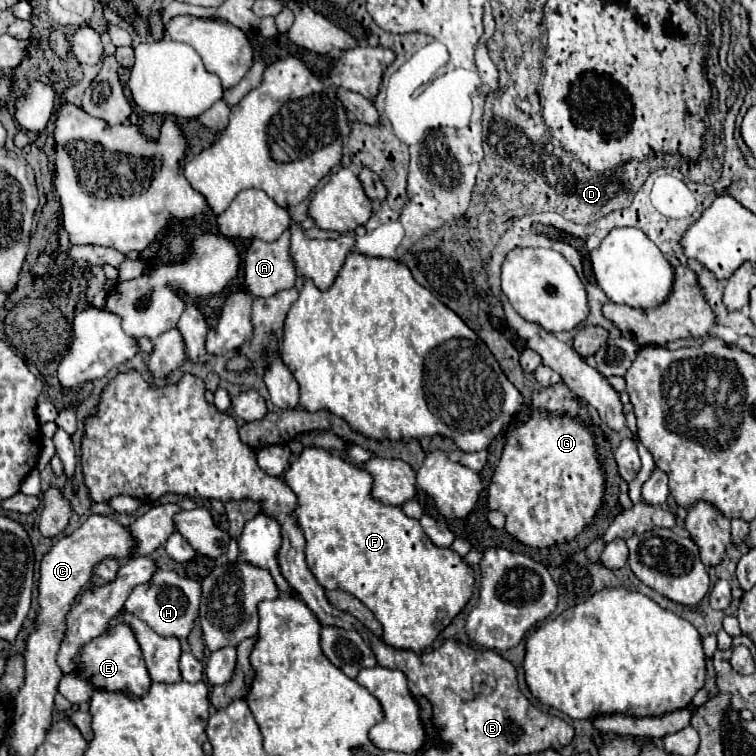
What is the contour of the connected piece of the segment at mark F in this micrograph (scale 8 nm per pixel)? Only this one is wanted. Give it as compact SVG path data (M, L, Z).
M306 448L284 474L286 484L298 496L296 520L306 538L306 562L318 584L326 590L344 590L368 606L382 624L384 644L400 650L420 654L436 636L452 622L452 618L466 606L474 588L474 570L462 556L450 548L436 548L420 528L420 522L408 518L400 506L380 504L372 498L372 476L360 466L350 464L342 456L322 450Z

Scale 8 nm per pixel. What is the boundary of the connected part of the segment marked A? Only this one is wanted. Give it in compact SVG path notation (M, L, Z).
M286 230L278 240L264 244L252 240L244 256L244 282L254 296L274 296L280 290L294 288L296 272L288 256L290 232Z

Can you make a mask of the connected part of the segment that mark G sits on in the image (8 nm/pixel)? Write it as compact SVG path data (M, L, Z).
M564 382L536 390L530 406L532 414L528 420L516 422L506 434L502 456L488 488L488 510L502 512L506 516L504 530L524 546L552 548L574 540L586 526L592 524L594 516L602 508L606 478L598 462L594 436L588 430L592 426L592 418L588 410L580 406L578 396Z

